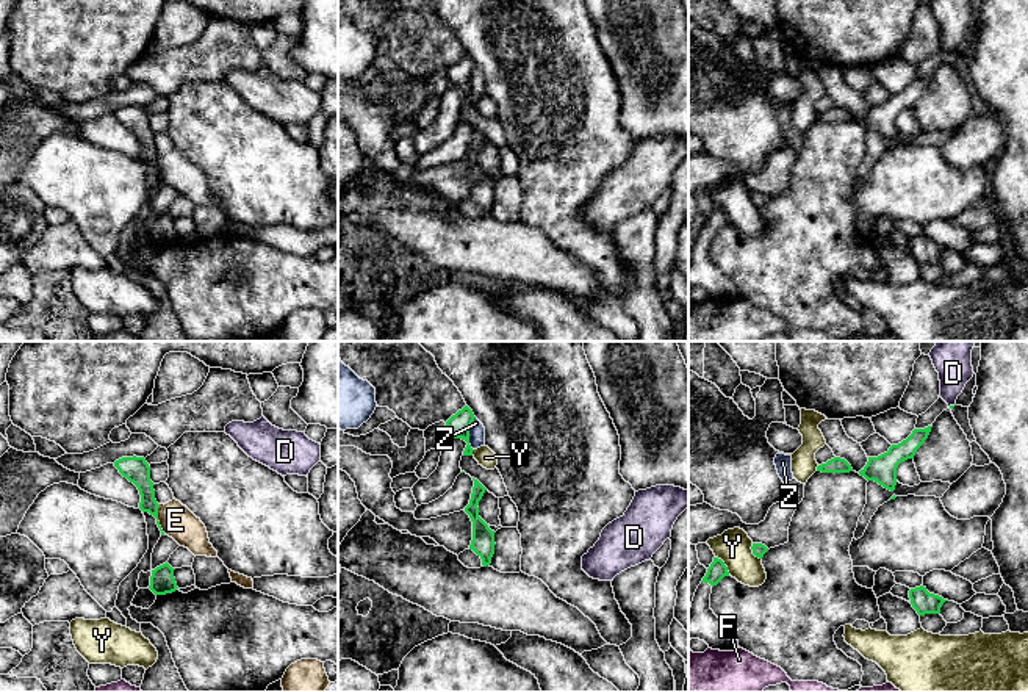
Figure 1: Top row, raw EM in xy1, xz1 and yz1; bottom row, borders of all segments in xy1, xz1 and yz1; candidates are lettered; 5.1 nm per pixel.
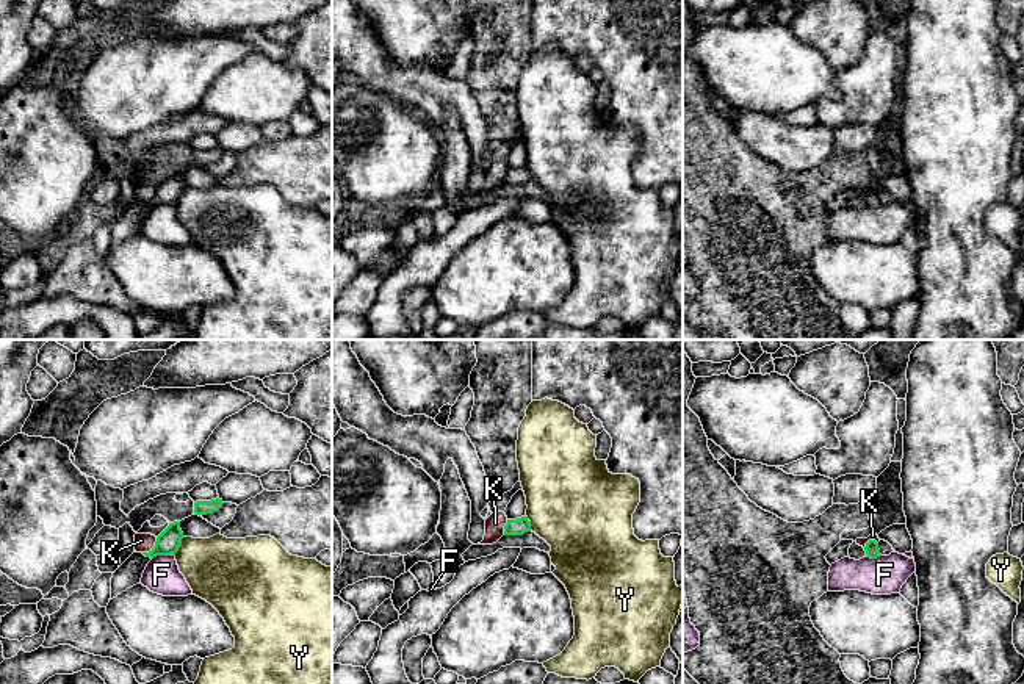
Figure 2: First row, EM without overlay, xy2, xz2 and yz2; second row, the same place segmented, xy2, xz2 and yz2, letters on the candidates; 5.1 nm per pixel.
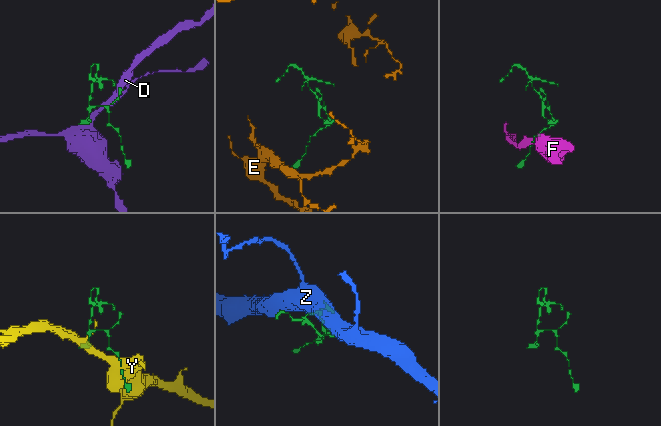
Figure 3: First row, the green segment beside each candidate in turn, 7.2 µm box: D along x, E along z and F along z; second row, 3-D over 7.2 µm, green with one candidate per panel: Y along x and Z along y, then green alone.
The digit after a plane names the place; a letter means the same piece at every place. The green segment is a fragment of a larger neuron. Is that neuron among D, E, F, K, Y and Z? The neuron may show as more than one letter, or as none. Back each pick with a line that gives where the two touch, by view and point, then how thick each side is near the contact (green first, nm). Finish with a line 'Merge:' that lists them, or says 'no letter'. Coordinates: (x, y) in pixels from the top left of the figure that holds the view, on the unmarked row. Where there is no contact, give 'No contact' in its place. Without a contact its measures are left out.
Y: Touches green at yz1 (723, 213). Thickness 90 nm (green) against 180 nm
Merge: Y

